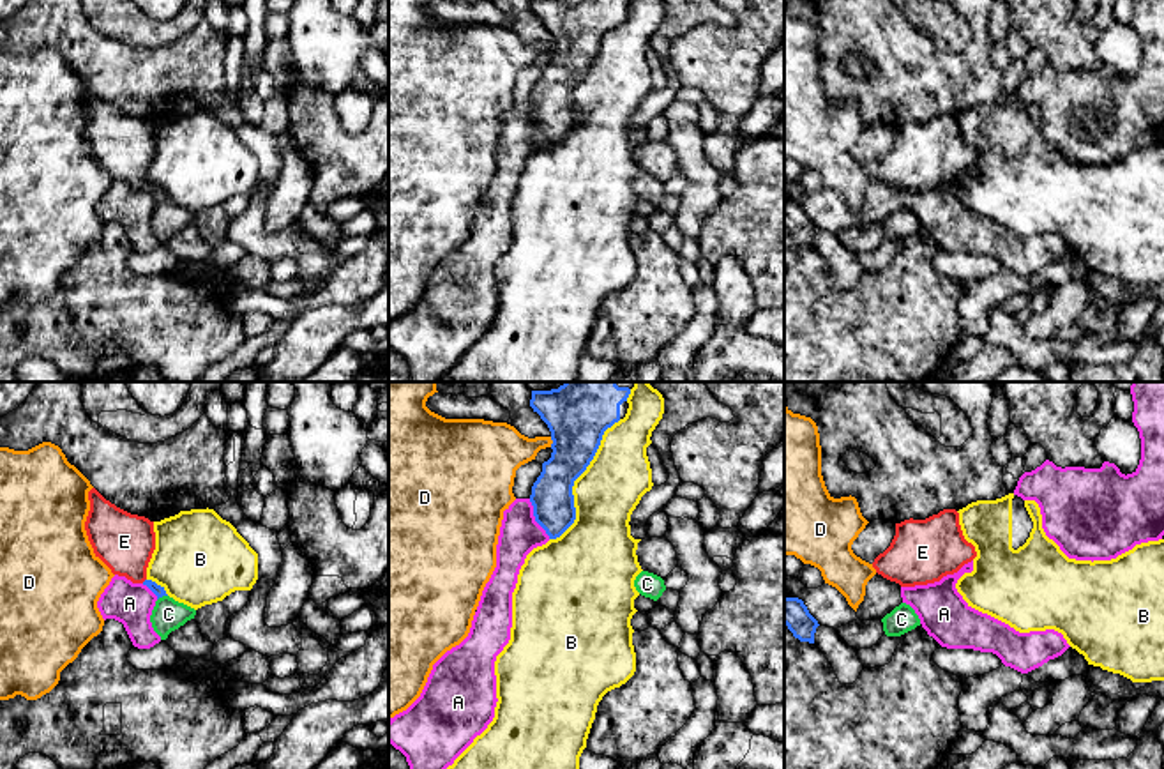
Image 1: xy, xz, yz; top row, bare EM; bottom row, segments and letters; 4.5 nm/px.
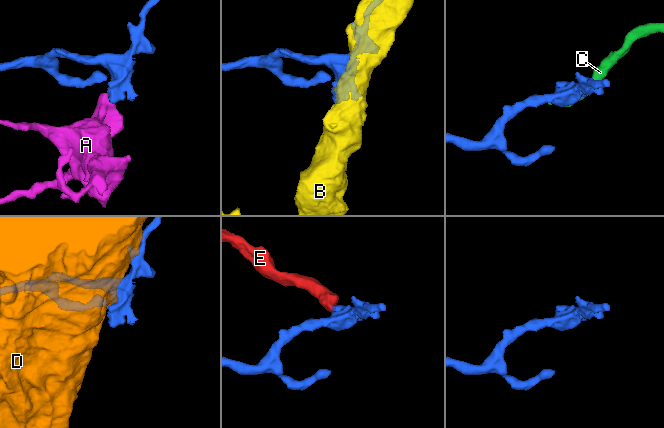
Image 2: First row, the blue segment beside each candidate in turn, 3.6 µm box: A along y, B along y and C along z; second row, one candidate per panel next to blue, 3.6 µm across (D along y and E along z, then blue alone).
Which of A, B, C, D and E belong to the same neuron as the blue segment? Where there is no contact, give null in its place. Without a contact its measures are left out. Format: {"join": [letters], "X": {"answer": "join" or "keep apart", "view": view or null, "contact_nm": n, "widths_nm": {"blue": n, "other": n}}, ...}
{"join": ["E"], "A": {"answer": "keep apart", "view": "xz", "contact_nm": 200, "widths_nm": {"blue": 190, "other": 180}}, "B": {"answer": "keep apart", "view": "xz", "contact_nm": 650, "widths_nm": {"blue": 240, "other": 280}}, "C": {"answer": "keep apart", "view": "xy", "contact_nm": 50, "widths_nm": {"blue": 50, "other": 140}}, "D": {"answer": "keep apart", "view": "xz", "contact_nm": 50, "widths_nm": {"blue": 300, "other": 240}}, "E": {"answer": "join", "view": null}}

